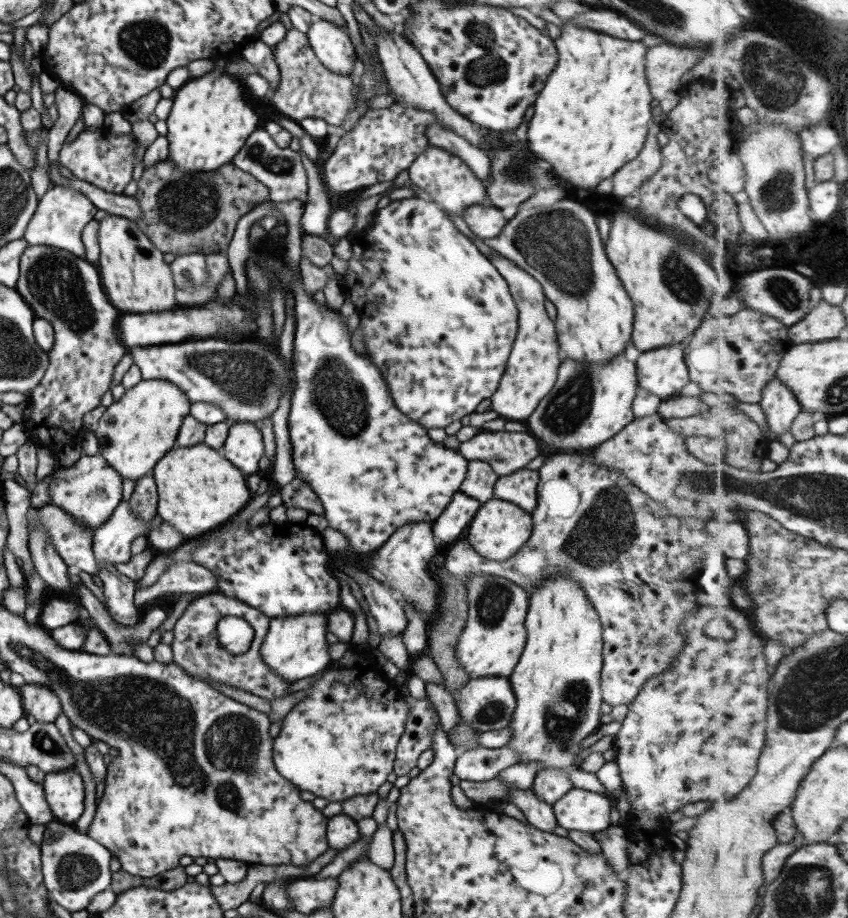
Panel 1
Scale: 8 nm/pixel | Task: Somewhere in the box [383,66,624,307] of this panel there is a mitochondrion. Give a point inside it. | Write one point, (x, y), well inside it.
(562, 252)

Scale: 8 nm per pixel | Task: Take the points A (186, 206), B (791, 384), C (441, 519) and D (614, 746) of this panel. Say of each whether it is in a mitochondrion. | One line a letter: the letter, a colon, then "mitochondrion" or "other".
A: mitochondrion
B: other
C: other
D: other

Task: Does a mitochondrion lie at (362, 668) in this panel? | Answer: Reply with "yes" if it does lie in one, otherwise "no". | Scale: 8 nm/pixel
no

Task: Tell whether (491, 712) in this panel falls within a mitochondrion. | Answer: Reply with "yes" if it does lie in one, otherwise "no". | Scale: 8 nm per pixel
yes

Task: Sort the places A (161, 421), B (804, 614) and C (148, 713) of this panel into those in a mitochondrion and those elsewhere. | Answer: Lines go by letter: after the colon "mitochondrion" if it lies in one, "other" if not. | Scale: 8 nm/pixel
A: other
B: mitochondrion
C: mitochondrion

